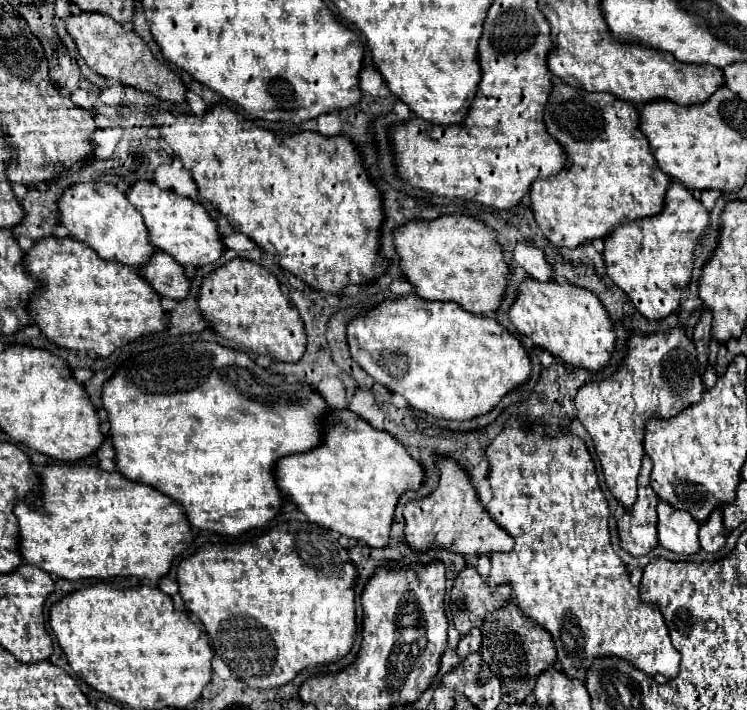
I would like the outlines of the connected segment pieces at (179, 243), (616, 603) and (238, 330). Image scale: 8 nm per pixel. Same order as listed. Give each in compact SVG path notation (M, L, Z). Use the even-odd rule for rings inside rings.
M136 181L128 193L128 201L142 213L150 233L150 243L156 249L172 255L184 267L208 265L222 257L224 243L218 233L218 223L198 201L180 197L174 191L160 189L152 181Z
M510 419L504 427L504 431L490 443L490 447L486 449L486 457L490 463L490 485L492 485L492 493L494 499L486 505L486 511L490 513L490 517L508 531L508 535L516 541L514 551L512 553L492 553L492 569L490 569L490 577L488 577L488 585L510 585L512 587L512 595L516 605L520 607L520 611L524 615L528 615L538 627L542 627L544 631L548 631L554 639L554 647L558 653L558 669L566 675L566 677L574 677L582 683L586 683L586 671L592 667L590 661L598 659L598 657L620 657L628 663L632 663L636 669L640 669L642 673L650 675L650 677L664 677L664 679L674 679L678 675L678 665L680 665L680 655L674 649L674 645L670 643L670 635L668 629L664 625L664 617L660 615L660 609L654 605L642 605L640 603L640 593L638 589L630 583L630 575L626 571L626 567L622 565L622 559L614 553L612 545L610 545L610 533L608 533L608 503L606 497L598 485L598 475L596 475L596 467L594 461L584 445L584 441L572 433L560 433L556 437L546 437L542 433L532 431L526 421L522 419Z
M234 259L204 277L198 305L220 337L246 347L248 353L270 355L276 361L294 363L306 351L306 333L298 309L284 297L278 279L254 261Z

